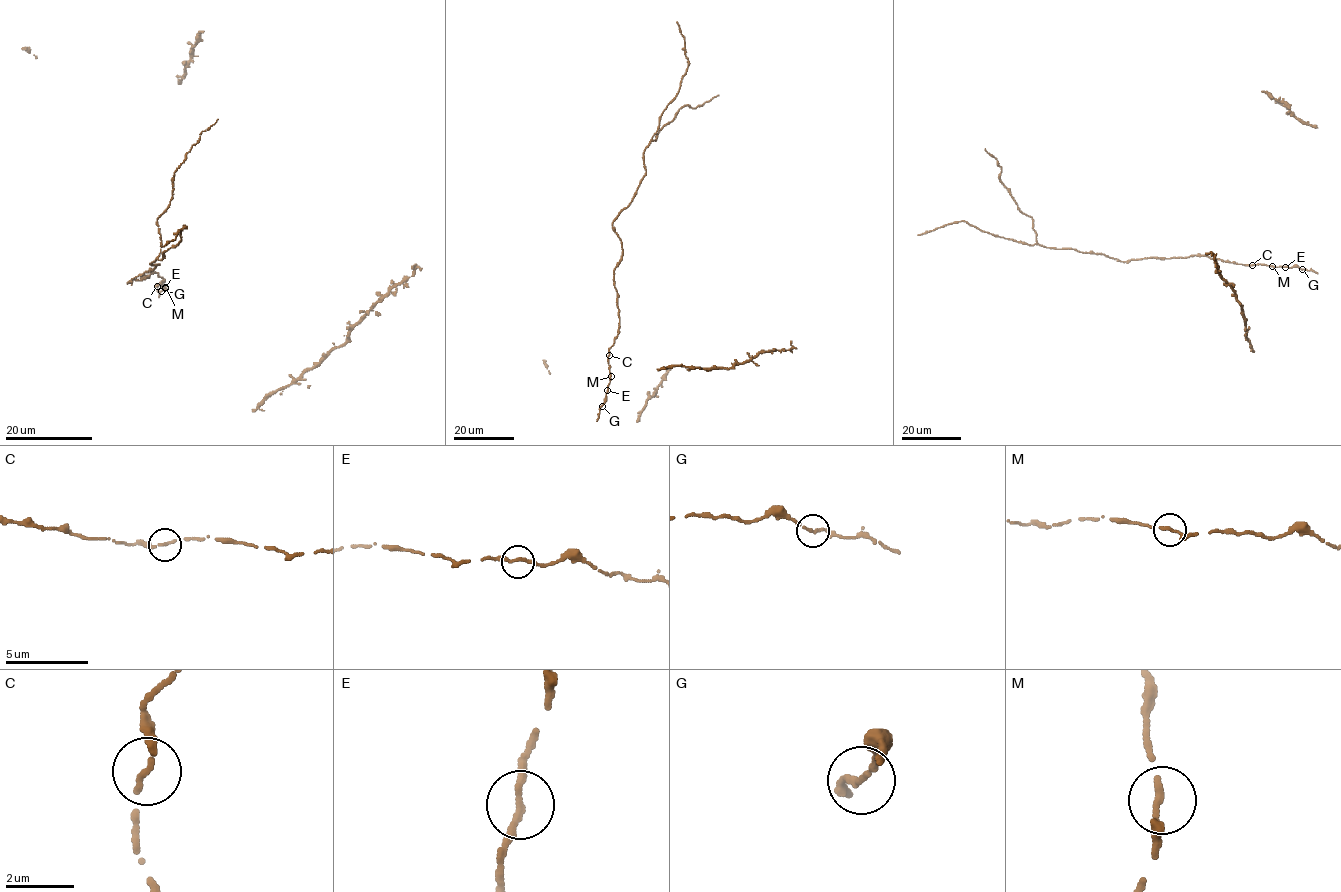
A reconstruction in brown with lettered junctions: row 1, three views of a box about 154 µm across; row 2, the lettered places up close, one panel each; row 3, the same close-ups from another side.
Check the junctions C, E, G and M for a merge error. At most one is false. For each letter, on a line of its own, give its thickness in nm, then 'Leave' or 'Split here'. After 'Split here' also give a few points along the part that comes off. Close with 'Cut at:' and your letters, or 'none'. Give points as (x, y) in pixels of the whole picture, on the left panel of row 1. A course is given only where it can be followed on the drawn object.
C: Thickness 160 nm. Leave
E: Thickness 240 nm. Leave
G: Thickness 180 nm. Leave
M: Thickness 180 nm. Leave
Cut at: none

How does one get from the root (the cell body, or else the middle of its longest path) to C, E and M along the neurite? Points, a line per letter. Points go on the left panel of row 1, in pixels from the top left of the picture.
C: (155, 273), (164, 281), (157, 286)
E: (155, 273), (164, 281), (155, 286), (159, 284), (165, 288)
M: (155, 273), (164, 281), (155, 286), (159, 284), (165, 287)

